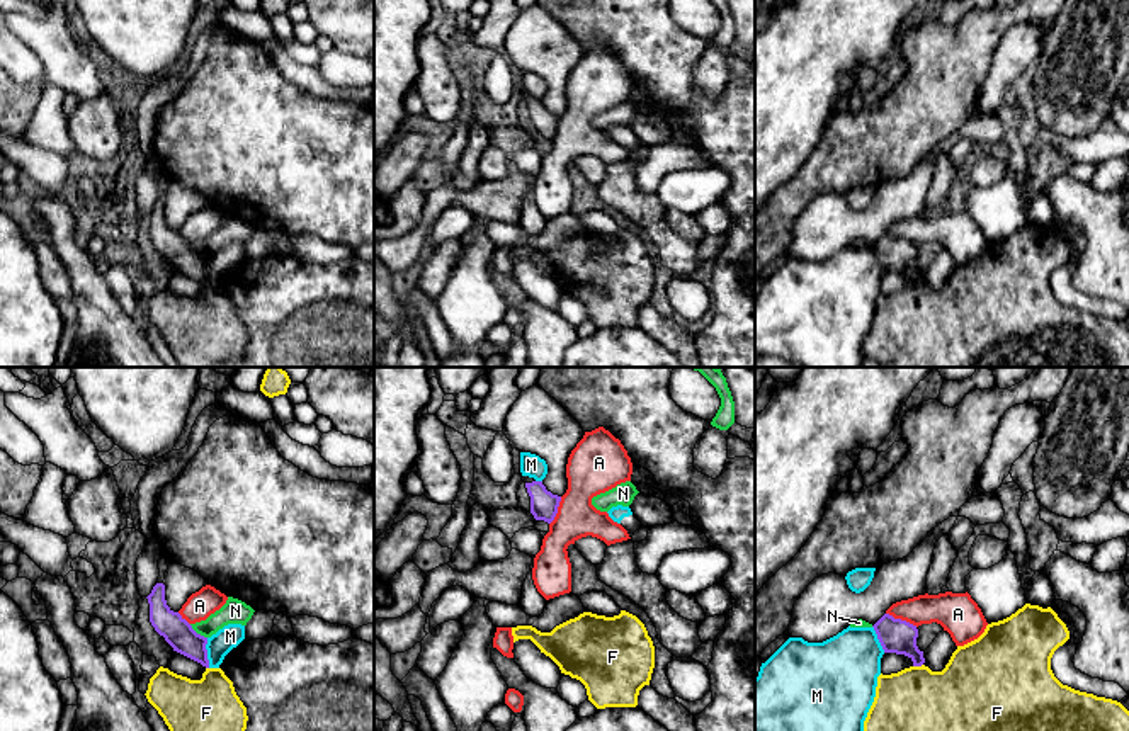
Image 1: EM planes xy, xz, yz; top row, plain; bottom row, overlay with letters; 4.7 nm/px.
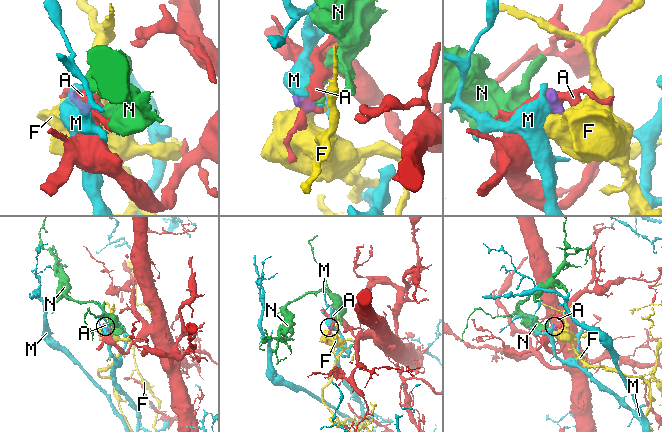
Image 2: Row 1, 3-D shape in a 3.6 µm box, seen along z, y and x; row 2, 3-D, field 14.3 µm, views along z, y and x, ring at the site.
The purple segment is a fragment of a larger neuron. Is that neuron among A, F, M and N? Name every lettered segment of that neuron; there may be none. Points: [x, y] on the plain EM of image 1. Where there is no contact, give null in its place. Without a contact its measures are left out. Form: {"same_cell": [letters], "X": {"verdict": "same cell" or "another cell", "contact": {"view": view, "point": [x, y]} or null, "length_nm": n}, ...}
{"same_cell": [], "A": {"verdict": "another cell", "contact": {"view": "yz", "point": [900, 238]}, "length_nm": 170}, "F": {"verdict": "another cell", "contact": {"view": "yz", "point": [917, 284]}, "length_nm": 50}, "M": {"verdict": "another cell", "contact": {"view": "xy", "point": [206, 272]}, "length_nm": 140}, "N": {"verdict": "another cell", "contact": {"view": "xy", "point": [196, 252]}, "length_nm": 110}}

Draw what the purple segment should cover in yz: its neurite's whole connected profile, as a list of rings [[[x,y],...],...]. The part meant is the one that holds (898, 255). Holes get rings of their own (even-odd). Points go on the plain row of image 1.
[[[884,233],[872,246],[884,272],[905,274],[913,280],[913,286],[925,282],[923,270],[916,265],[916,245]]]

